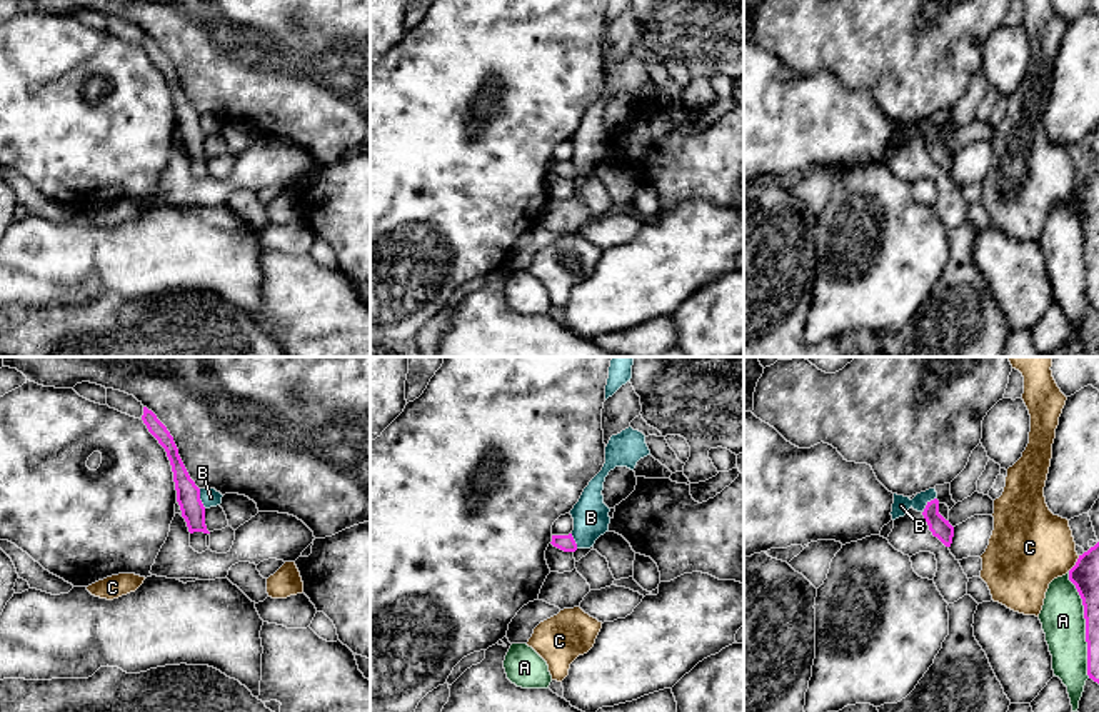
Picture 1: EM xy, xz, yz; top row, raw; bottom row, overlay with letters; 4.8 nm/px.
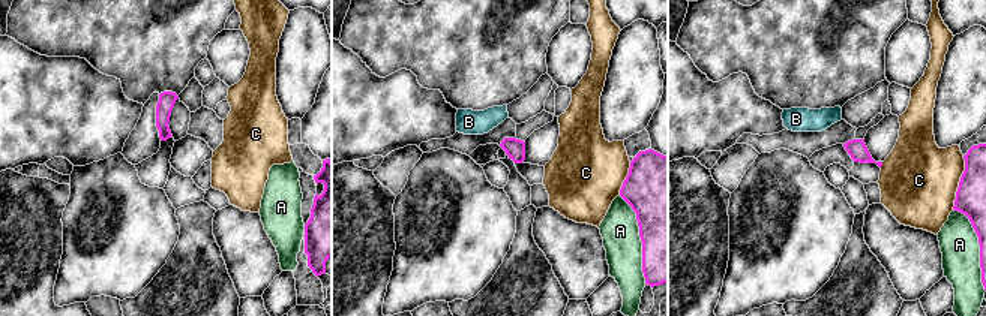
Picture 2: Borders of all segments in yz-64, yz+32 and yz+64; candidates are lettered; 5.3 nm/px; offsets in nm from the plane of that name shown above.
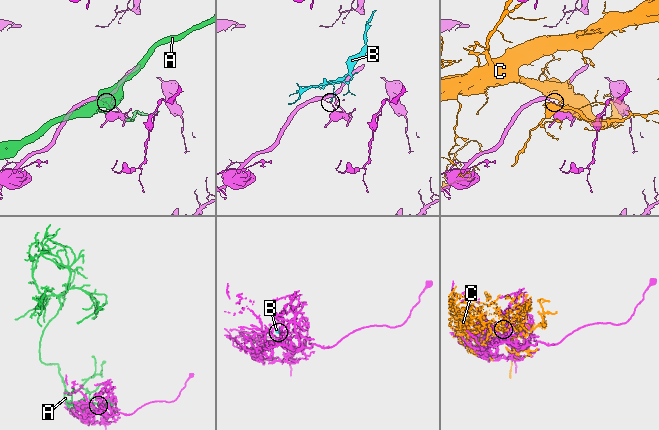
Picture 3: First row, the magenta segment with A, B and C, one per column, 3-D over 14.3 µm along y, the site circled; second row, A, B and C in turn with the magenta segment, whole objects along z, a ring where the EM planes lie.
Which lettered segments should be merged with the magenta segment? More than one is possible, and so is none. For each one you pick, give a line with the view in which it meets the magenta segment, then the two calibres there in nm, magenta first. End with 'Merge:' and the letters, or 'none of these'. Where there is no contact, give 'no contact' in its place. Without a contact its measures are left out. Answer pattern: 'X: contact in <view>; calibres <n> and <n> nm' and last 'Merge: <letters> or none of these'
Merge: none of these

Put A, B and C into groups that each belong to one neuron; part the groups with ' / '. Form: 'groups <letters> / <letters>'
groups A / B / C

